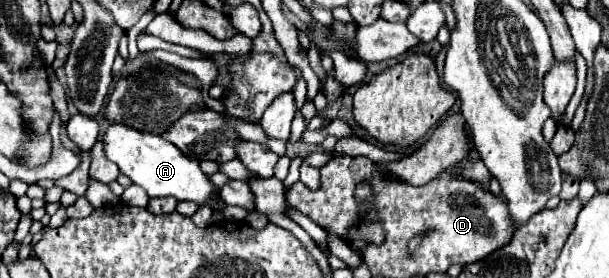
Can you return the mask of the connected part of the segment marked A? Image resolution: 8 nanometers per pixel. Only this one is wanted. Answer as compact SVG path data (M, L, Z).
M110 125L104 137L104 153L110 161L120 167L120 173L130 177L130 181L142 187L150 197L176 197L178 201L194 201L204 203L206 199L216 196L224 205L223 214L226 219L246 221L247 210L234 209L218 196L217 188L208 181L208 177L200 171L200 163L184 157L176 145L168 143L162 137L140 133L136 129L128 129L124 125Z

